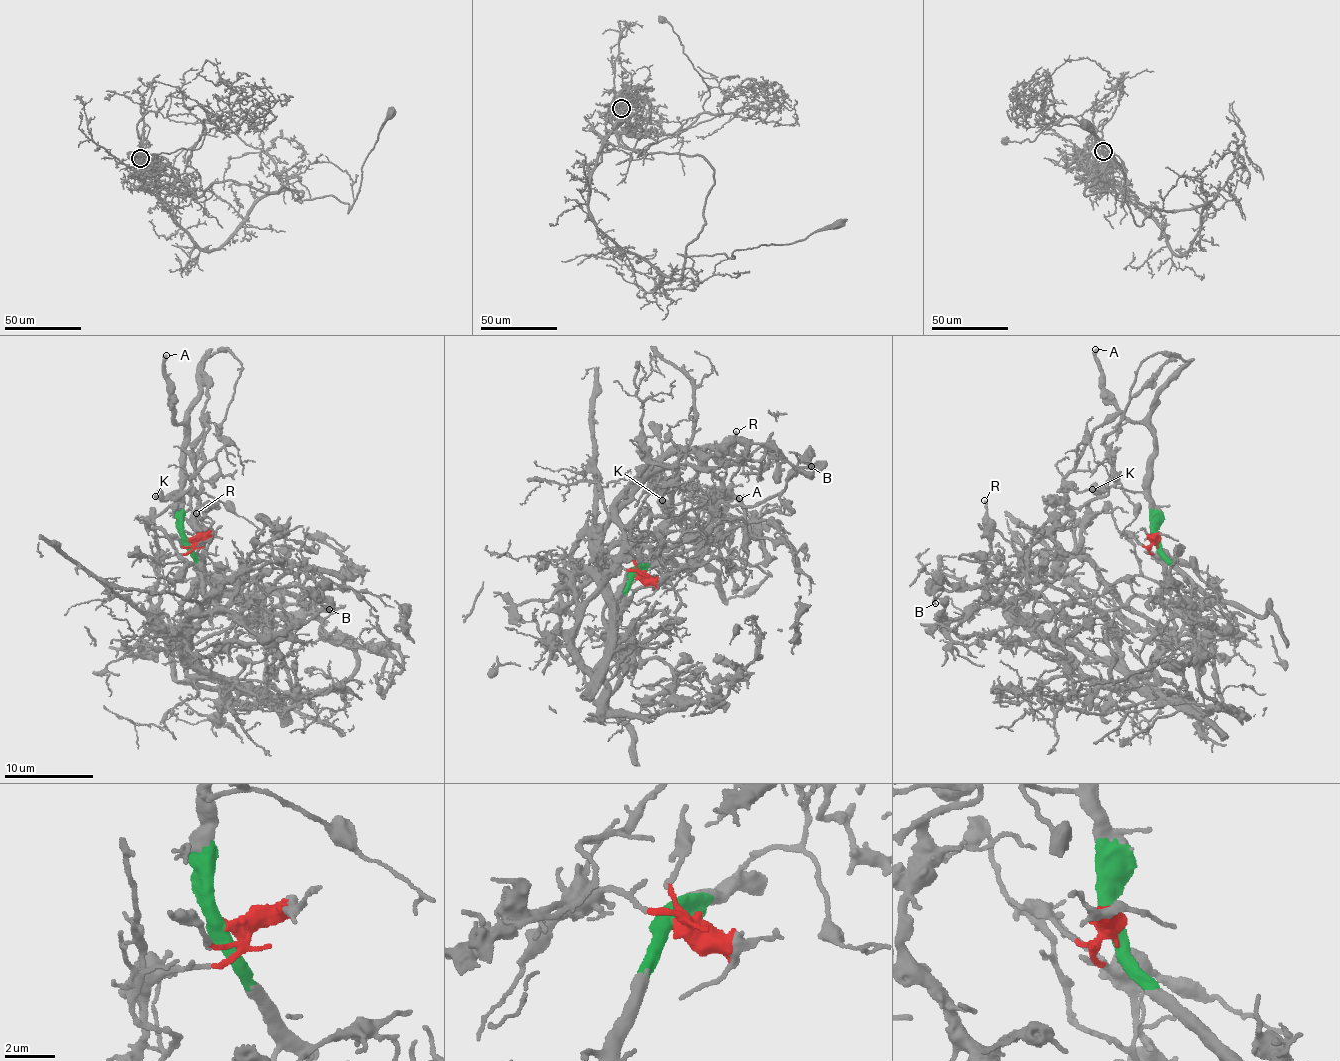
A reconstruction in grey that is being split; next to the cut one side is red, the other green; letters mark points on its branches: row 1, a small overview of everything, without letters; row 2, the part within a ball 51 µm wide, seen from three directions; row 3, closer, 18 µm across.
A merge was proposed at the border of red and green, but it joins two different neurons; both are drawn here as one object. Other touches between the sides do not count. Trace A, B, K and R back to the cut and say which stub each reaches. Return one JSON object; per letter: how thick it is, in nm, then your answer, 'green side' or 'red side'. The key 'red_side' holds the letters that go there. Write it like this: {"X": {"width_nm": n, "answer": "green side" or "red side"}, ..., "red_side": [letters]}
{"A": {"width_nm": 320, "answer": "green side"}, "B": {"width_nm": 120, "answer": "green side"}, "K": {"width_nm": 700, "answer": "green side"}, "R": {"width_nm": 200, "answer": "green side"}, "red_side": []}

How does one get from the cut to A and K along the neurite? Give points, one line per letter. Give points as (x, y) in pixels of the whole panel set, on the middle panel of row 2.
A: (634, 574), (657, 562), (688, 562), (694, 552), (694, 539), (711, 524), (719, 510), (740, 499)
K: (634, 574), (649, 567), (655, 557), (681, 544), (683, 529), (662, 499)

